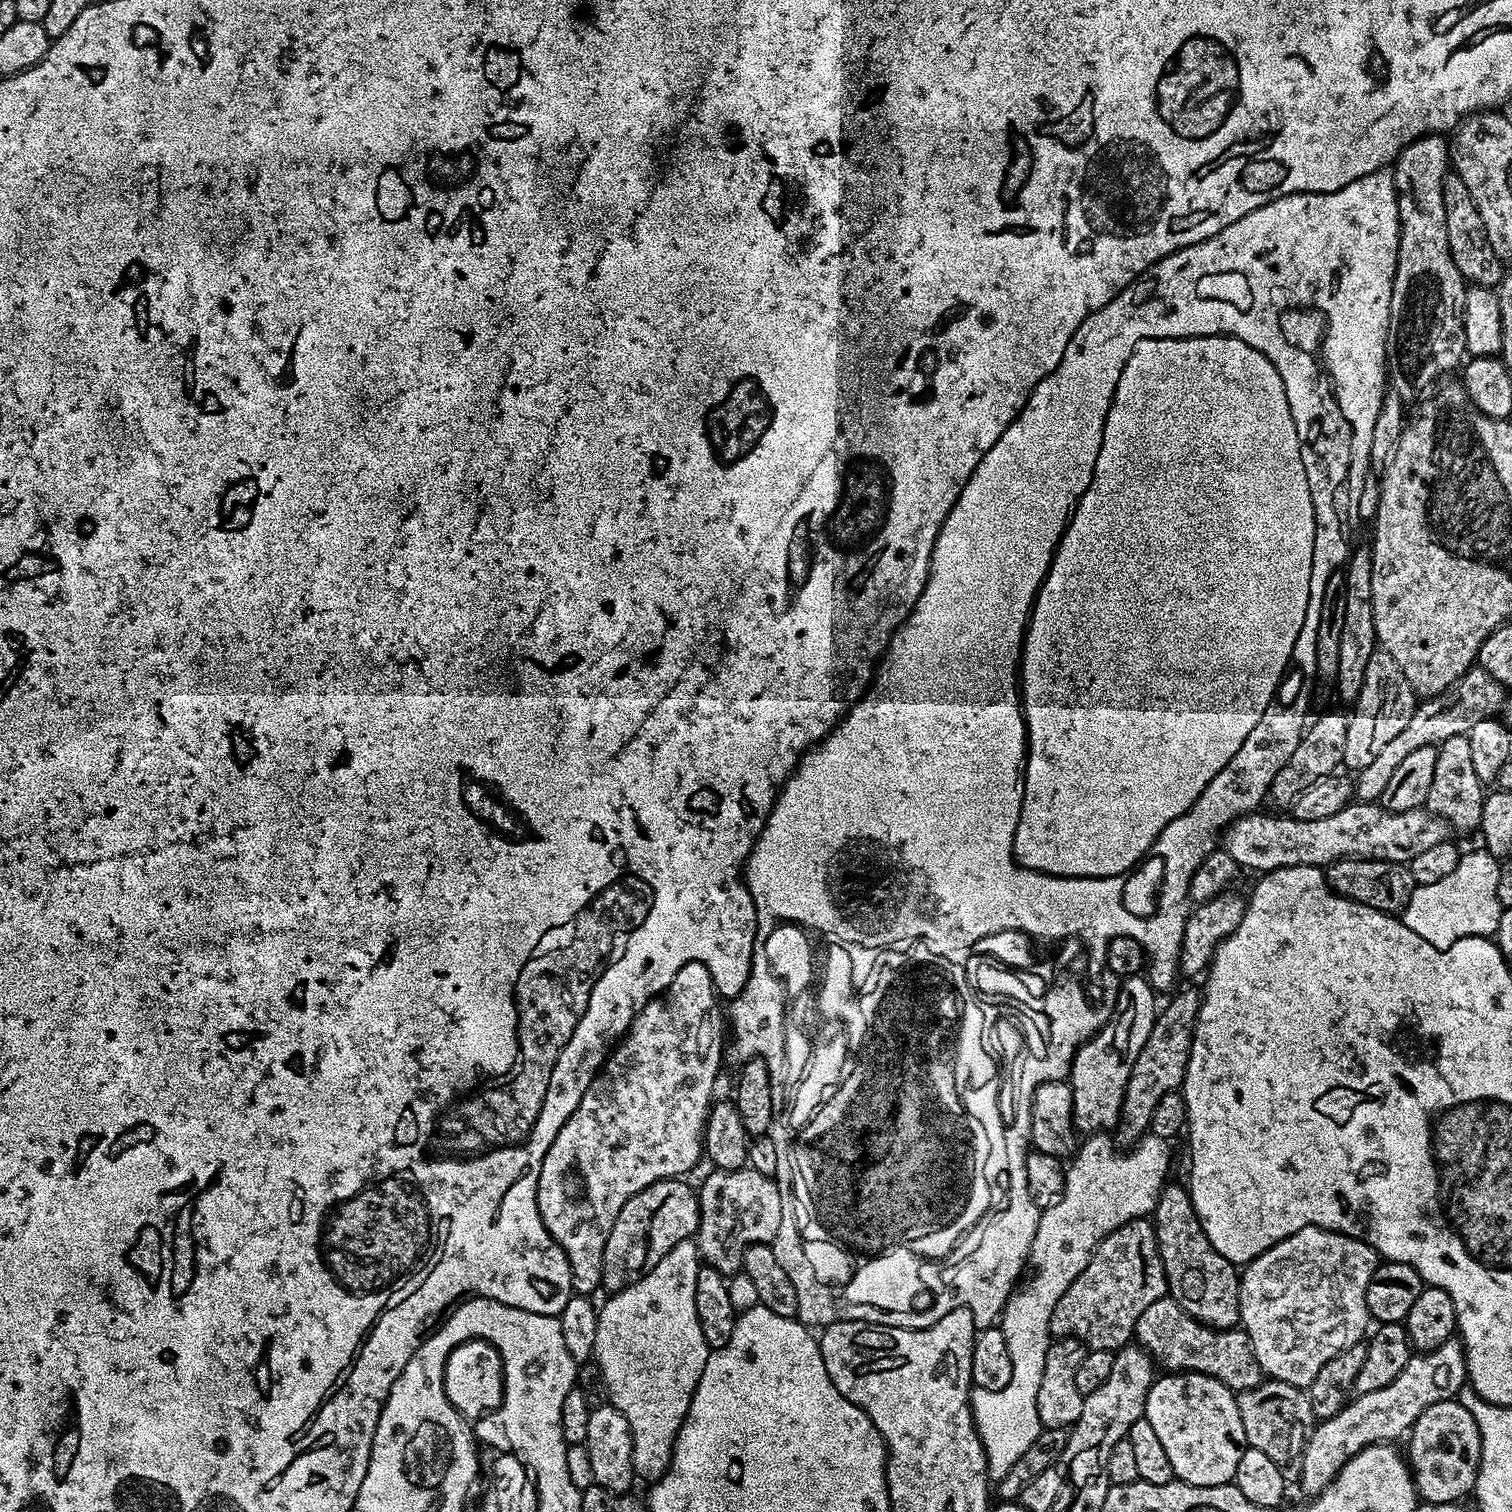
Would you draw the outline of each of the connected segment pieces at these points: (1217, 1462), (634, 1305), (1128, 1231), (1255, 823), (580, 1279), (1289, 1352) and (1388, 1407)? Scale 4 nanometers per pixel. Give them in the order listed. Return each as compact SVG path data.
M1197 1372L1164 1374L1164 1377L1162 1377L1161 1380L1160 1377L1153 1379L1152 1389L1148 1391L1148 1397L1146 1398L1144 1419L1150 1422L1150 1427L1153 1428L1154 1434L1158 1434L1158 1439L1162 1441L1162 1446L1166 1449L1166 1455L1170 1458L1170 1466L1172 1467L1173 1477L1175 1477L1177 1481L1185 1484L1193 1484L1194 1486L1222 1486L1223 1484L1231 1484L1235 1481L1236 1471L1238 1470L1238 1458L1242 1458L1248 1439L1242 1430L1242 1418L1238 1418L1236 1397L1232 1389L1226 1387L1222 1382L1218 1382L1212 1376L1203 1376Z
M689 1238L678 1242L678 1246L674 1246L674 1250L670 1250L670 1254L666 1254L662 1258L662 1262L658 1262L658 1266L654 1266L654 1270L650 1270L641 1280L634 1282L628 1288L622 1289L621 1292L611 1293L607 1297L608 1301L604 1305L601 1303L598 1308L598 1334L594 1334L594 1364L600 1373L600 1377L604 1380L604 1385L608 1391L608 1400L612 1407L620 1411L622 1418L626 1418L626 1422L630 1426L633 1473L639 1479L641 1476L642 1479L648 1480L647 1482L658 1481L662 1478L662 1474L666 1474L666 1470L672 1461L672 1447L676 1441L676 1435L682 1426L682 1422L688 1416L692 1395L698 1386L698 1380L702 1378L702 1370L706 1370L710 1349L707 1342L702 1338L702 1326L698 1326L698 1310L694 1306L697 1267L698 1245L695 1239Z
M1148 1218L1131 1220L1100 1241L1090 1262L1057 1300L1050 1314L1050 1333L1080 1341L1088 1350L1112 1352L1133 1339L1138 1318L1150 1302L1168 1296L1168 1283L1156 1245L1156 1230Z
M1349 802L1338 814L1330 814L1330 818L1318 818L1314 822L1295 820L1291 814L1272 814L1276 816L1260 816L1249 814L1228 825L1222 833L1223 851L1234 858L1241 869L1253 868L1256 874L1273 872L1286 866L1314 866L1324 868L1336 860L1393 860L1396 864L1408 864L1418 854L1432 847L1445 843L1449 839L1450 829L1440 816L1434 816L1424 808L1415 808L1405 812L1387 812L1376 802Z
M702 962L682 966L674 974L674 982L634 1017L586 1094L582 1094L574 1114L558 1130L558 1138L554 1138L542 1162L536 1187L538 1210L553 1242L570 1262L575 1295L591 1297L592 1292L601 1291L602 1250L606 1250L606 1238L610 1238L618 1210L654 1182L683 1177L683 1172L702 1160L704 1124L714 1100L712 1091L720 1059L724 1052L726 1056L726 1016L720 1013L719 1002L708 967Z
M1311 1226L1298 1230L1293 1236L1286 1236L1282 1242L1278 1242L1270 1250L1262 1252L1257 1260L1247 1261L1245 1268L1248 1269L1243 1269L1240 1278L1240 1324L1243 1332L1248 1335L1248 1341L1254 1350L1254 1358L1258 1362L1261 1373L1265 1377L1281 1380L1290 1386L1306 1390L1314 1382L1318 1370L1322 1370L1322 1366L1326 1366L1326 1362L1330 1362L1330 1358L1334 1358L1334 1354L1342 1354L1342 1350L1346 1350L1346 1346L1361 1343L1369 1331L1368 1324L1370 1325L1368 1307L1366 1306L1366 1286L1374 1274L1377 1263L1376 1252L1366 1242L1344 1236L1340 1232L1331 1232L1325 1228Z
M1453 1338L1442 1342L1429 1352L1413 1354L1408 1359L1406 1370L1390 1382L1390 1386L1382 1386L1382 1390L1373 1390L1370 1394L1362 1394L1349 1399L1338 1414L1328 1420L1321 1420L1313 1427L1312 1436L1308 1439L1306 1454L1302 1458L1302 1470L1298 1487L1305 1492L1305 1497L1318 1495L1364 1448L1375 1444L1392 1444L1396 1439L1411 1432L1414 1422L1430 1406L1443 1400L1450 1400L1460 1395L1468 1379L1468 1367L1464 1361L1464 1345Z

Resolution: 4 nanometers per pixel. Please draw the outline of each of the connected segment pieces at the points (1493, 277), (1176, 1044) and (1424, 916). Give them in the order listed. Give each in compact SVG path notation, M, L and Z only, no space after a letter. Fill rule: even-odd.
M1449 170L1442 182L1442 206L1446 206L1446 238L1450 238L1450 258L1469 285L1495 289L1506 271L1505 261L1494 254L1494 246L1486 238L1486 226L1482 226L1482 214L1474 206L1474 198L1460 175Z
M1180 992L1164 1009L1159 1009L1153 1019L1152 1029L1146 1038L1146 1046L1138 1054L1130 1070L1130 1078L1124 1087L1124 1101L1120 1107L1120 1119L1114 1129L1117 1145L1131 1146L1148 1132L1154 1106L1162 1102L1167 1092L1177 1091L1183 1085L1186 1074L1188 1051L1192 1045L1192 1031L1196 1025L1196 1015L1200 1009L1201 993Z
M1486 850L1480 852L1467 852L1461 855L1458 866L1454 866L1451 874L1446 874L1446 878L1441 878L1439 882L1430 882L1413 887L1410 902L1402 913L1405 926L1414 930L1418 938L1422 938L1430 946L1447 949L1454 942L1462 938L1471 936L1495 937L1500 925L1501 907L1498 902L1498 874L1500 873L1501 861L1492 856Z

